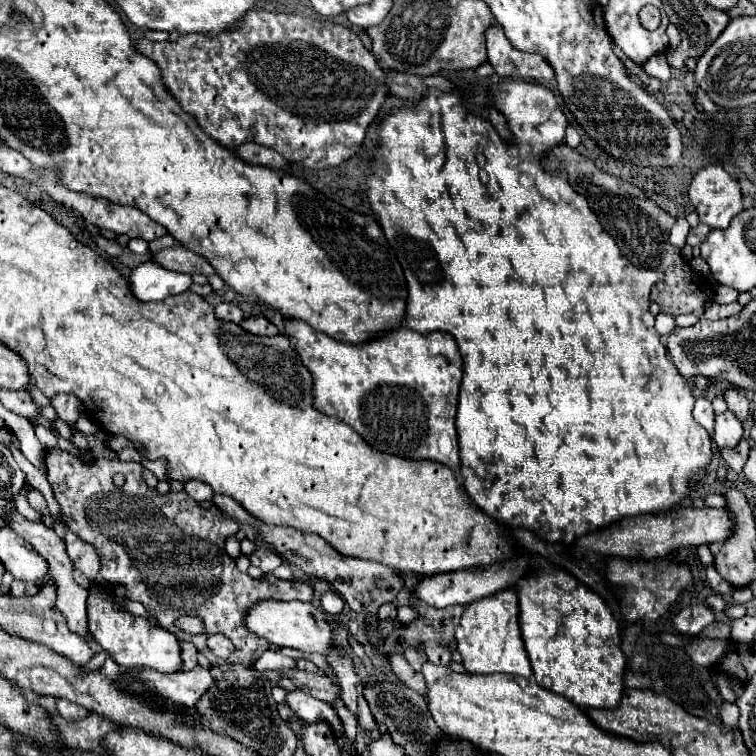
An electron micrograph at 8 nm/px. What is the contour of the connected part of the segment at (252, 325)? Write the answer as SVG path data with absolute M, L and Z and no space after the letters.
M254 316L254 318L242 320L240 328L246 330L248 334L256 334L256 336L276 336L276 334L280 334L278 328L264 316Z

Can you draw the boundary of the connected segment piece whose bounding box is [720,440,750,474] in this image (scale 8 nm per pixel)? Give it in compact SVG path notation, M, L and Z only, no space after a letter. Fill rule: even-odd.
M740 440L736 448L722 448L720 454L722 454L726 466L728 466L732 472L740 474L744 462L748 460L748 450L750 450L750 442L748 442L748 440Z

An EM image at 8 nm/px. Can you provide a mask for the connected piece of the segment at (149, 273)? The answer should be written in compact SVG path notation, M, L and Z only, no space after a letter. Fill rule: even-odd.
M156 262L140 264L128 278L130 292L140 302L160 302L168 296L182 294L190 288L192 276L156 266Z

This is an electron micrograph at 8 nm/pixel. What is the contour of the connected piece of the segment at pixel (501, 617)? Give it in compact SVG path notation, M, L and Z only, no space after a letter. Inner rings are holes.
M514 588L502 590L494 596L476 600L466 606L462 620L456 628L458 652L462 654L464 668L472 674L516 674L530 678L532 666L524 648L520 632L520 608Z

